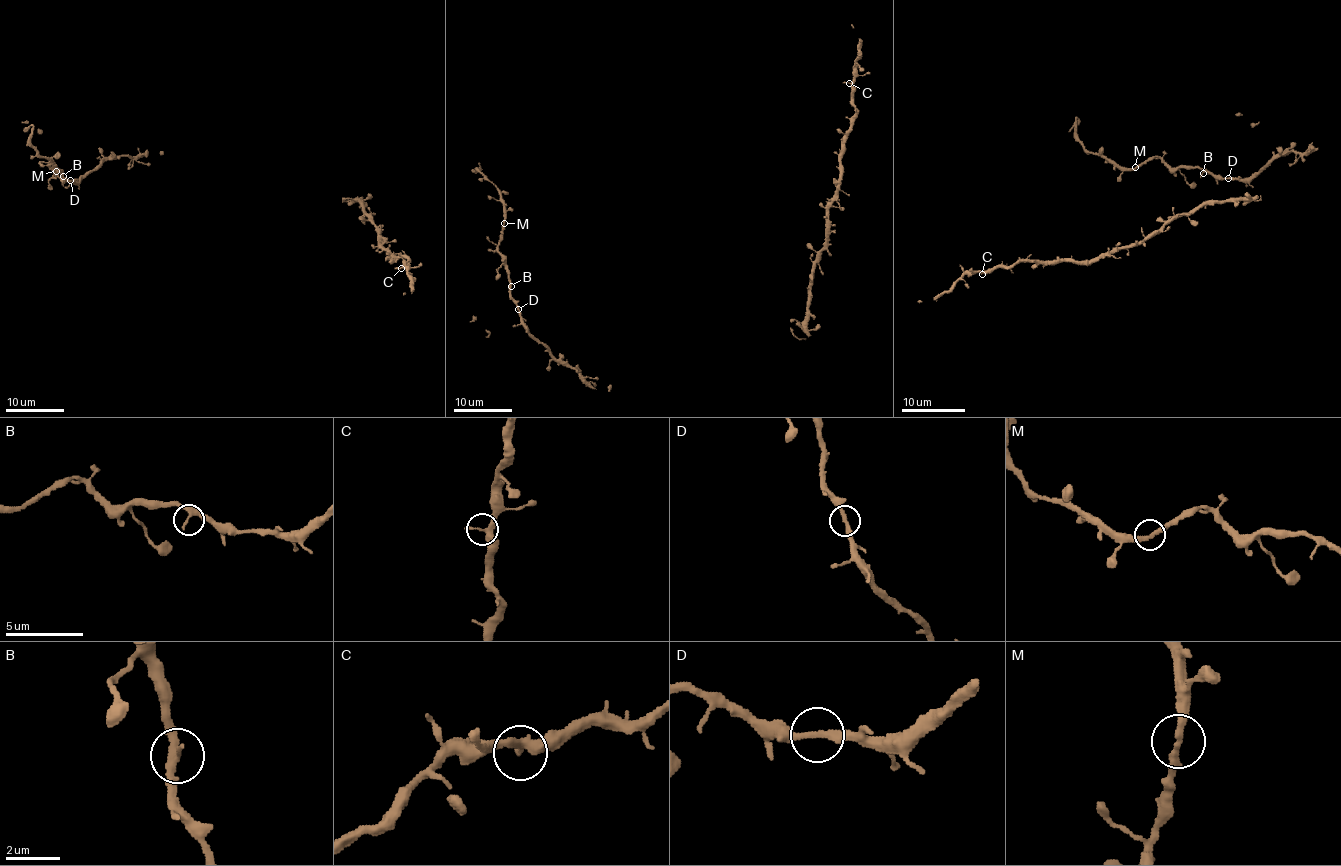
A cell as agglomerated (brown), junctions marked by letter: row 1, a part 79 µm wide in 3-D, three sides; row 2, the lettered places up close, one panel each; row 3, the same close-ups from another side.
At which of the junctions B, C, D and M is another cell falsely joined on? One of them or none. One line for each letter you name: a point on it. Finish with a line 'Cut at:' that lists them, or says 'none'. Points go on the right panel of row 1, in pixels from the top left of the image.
Cut at: none

